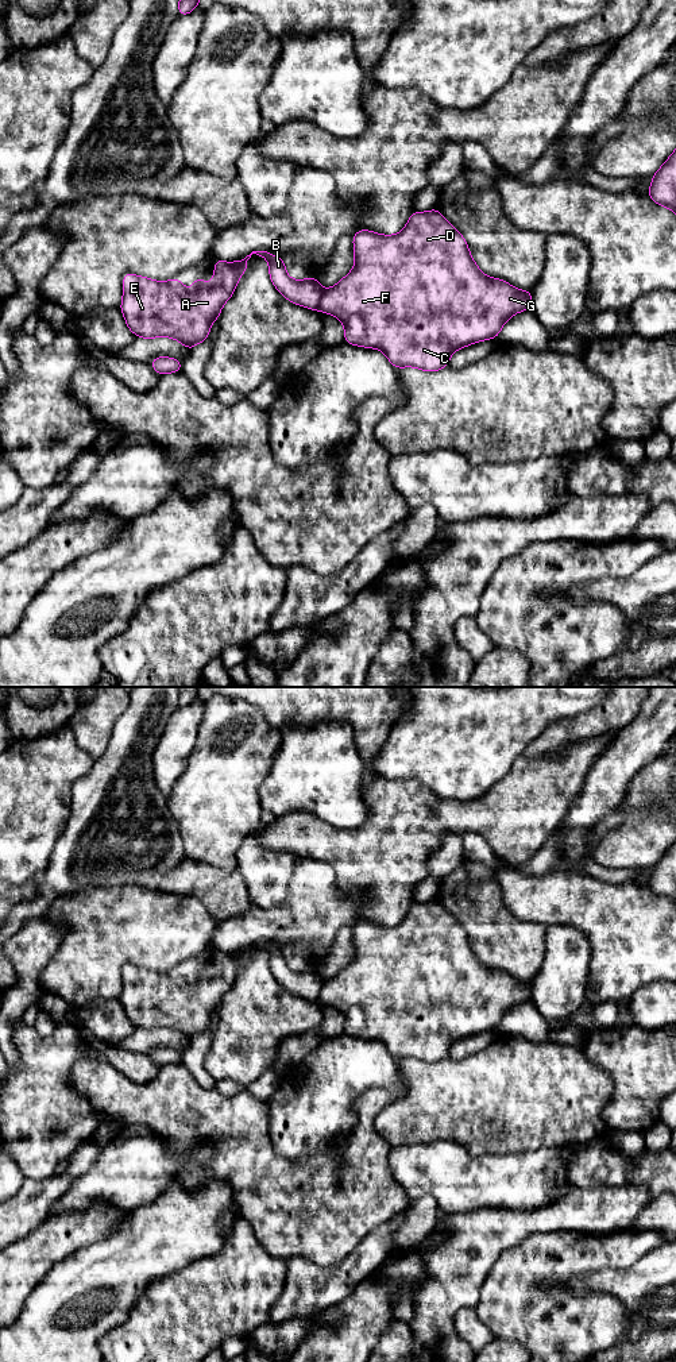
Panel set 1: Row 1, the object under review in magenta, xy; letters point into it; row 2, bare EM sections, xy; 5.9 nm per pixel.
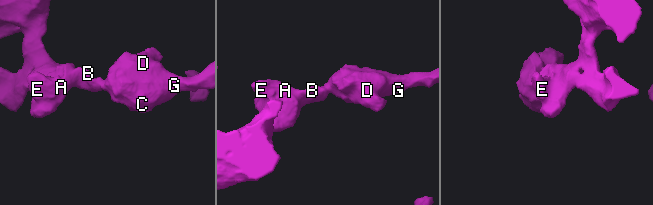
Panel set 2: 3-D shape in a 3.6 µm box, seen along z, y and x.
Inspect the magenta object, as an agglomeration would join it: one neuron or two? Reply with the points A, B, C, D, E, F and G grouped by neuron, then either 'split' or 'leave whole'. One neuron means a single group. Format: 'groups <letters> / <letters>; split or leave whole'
groups A B E / C D F G; split

